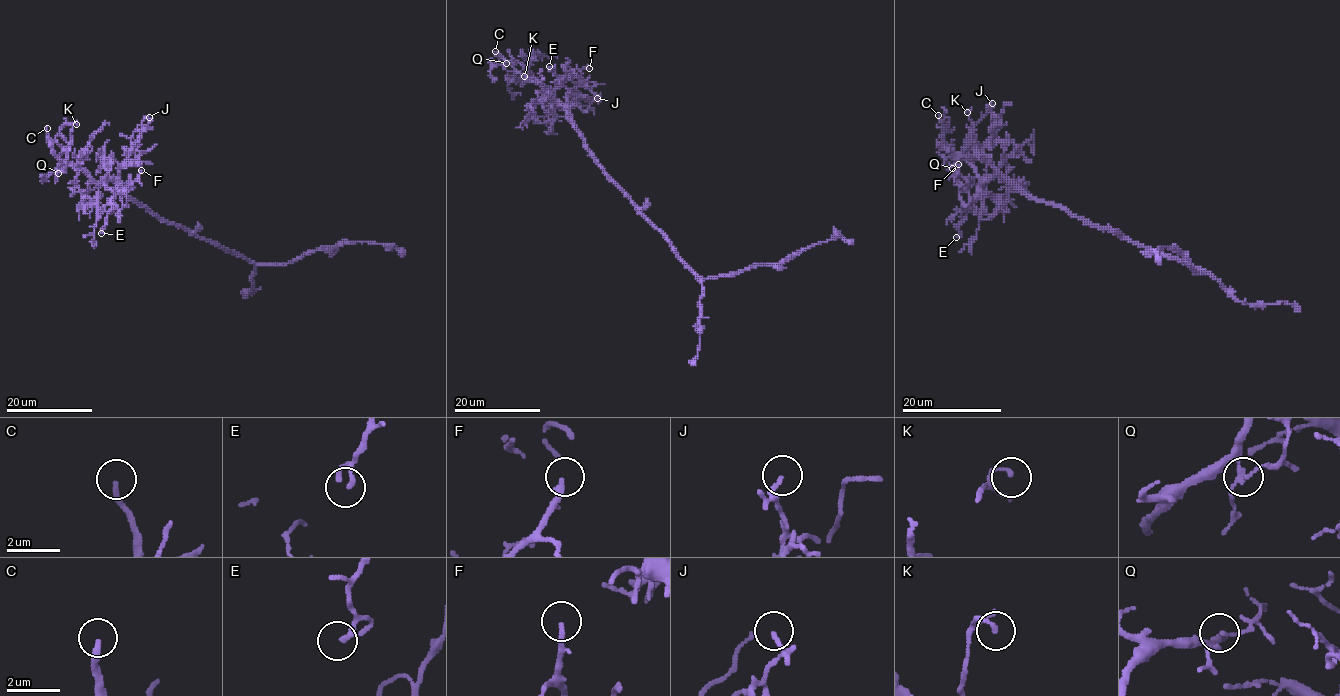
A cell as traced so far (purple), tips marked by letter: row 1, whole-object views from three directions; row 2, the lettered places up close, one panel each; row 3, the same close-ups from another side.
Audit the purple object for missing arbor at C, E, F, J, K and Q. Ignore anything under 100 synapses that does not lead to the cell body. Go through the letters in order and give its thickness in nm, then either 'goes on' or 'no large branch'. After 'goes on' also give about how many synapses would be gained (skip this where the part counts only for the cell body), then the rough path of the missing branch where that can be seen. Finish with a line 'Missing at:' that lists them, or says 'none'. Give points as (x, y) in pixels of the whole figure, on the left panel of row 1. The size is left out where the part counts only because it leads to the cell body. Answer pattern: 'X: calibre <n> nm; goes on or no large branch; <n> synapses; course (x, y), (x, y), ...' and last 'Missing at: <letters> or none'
C: calibre 240 nm; goes on; course (47, 128), (53, 119), (55, 127), (49, 133), (56, 110), (96, 62), (96, 51)
E: calibre 130 nm; no large branch
F: calibre 200 nm; no large branch
J: calibre 110 nm; no large branch
K: calibre 170 nm; no large branch
Q: calibre 100 nm; no large branch
Missing at: C

